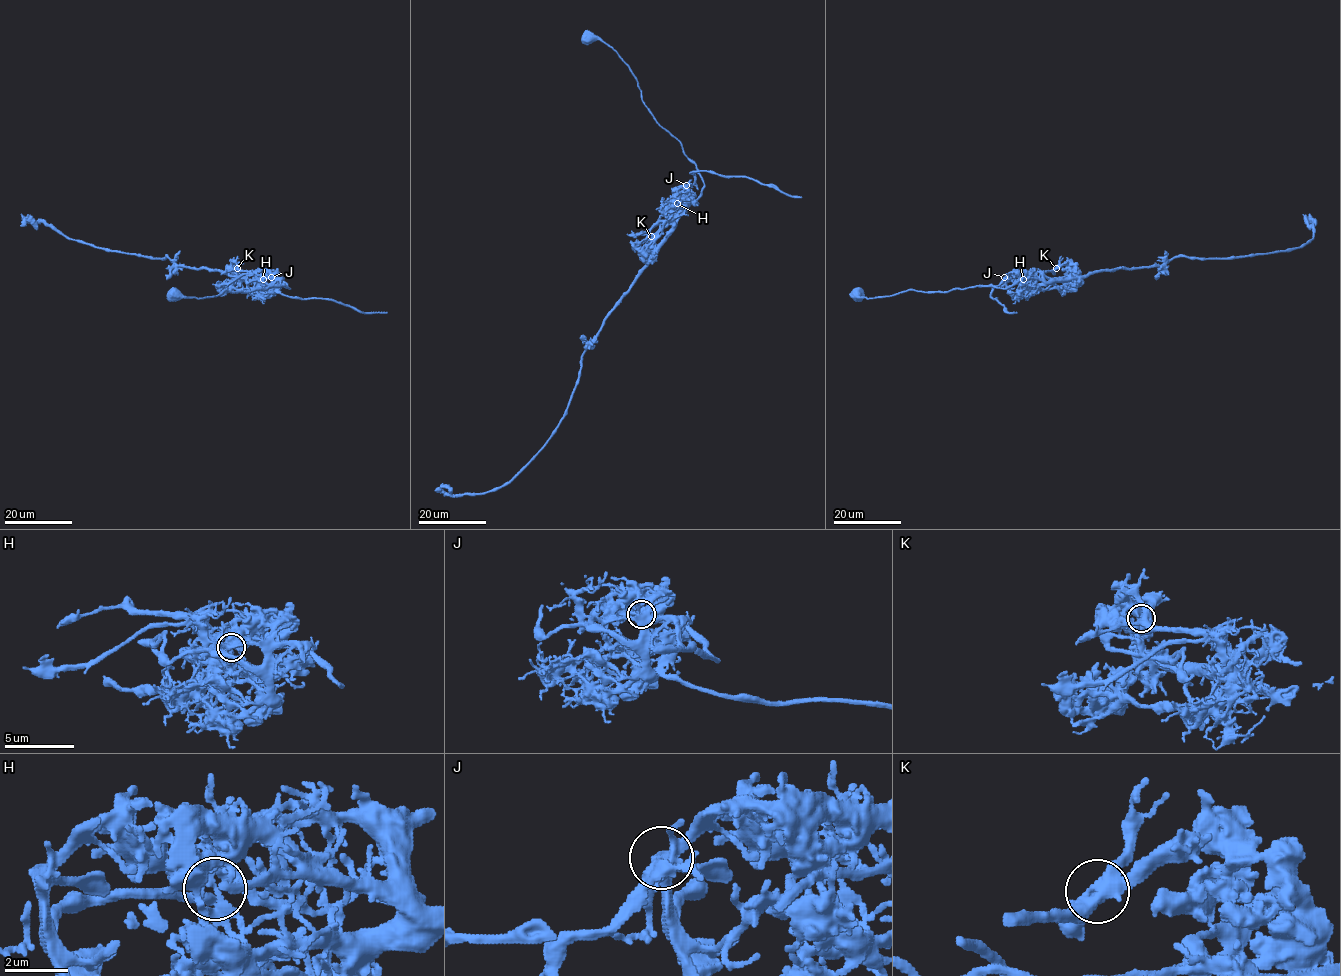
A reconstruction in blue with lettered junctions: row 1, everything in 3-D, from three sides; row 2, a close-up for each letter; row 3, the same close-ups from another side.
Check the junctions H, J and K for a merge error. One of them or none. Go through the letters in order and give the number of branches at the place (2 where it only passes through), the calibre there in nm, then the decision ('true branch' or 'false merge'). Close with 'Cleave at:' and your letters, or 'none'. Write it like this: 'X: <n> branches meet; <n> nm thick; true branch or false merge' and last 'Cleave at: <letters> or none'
H: 7 branches meet; 180 nm thick; false merge
J: 5 branches meet; 420 nm thick; true branch
K: 4 branches meet; 440 nm thick; true branch
Cleave at: H

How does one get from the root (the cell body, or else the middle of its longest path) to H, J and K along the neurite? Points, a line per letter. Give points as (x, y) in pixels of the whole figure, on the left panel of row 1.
H: (173, 295), (203, 298), (225, 290), (289, 288), (276, 277), (263, 279)
J: (173, 295), (203, 298), (225, 290), (289, 288), (281, 281), (272, 286), (271, 277)
K: (173, 295), (203, 298), (225, 290), (289, 288), (280, 280), (258, 278), (237, 268)

